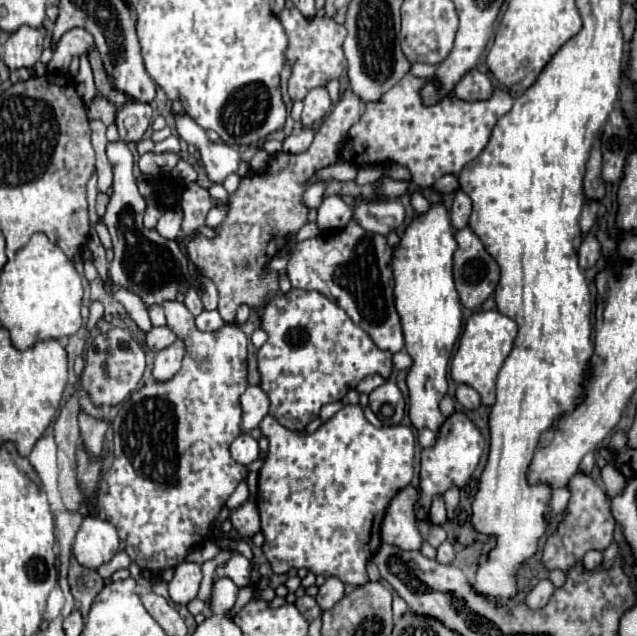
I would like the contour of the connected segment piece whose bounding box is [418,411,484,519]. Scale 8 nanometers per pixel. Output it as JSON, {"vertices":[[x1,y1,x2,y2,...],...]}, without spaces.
{"vertices":[[462,411,452,413,444,421,444,425,440,427,436,445,422,451,422,463,420,463,420,503,418,503,418,517,420,519,426,517,430,501,432,501,434,495,444,493,446,489,450,489,454,485,456,487,464,487,470,481,470,477,472,477,480,457,482,457,482,451,484,451,484,437,482,437,480,429]]}

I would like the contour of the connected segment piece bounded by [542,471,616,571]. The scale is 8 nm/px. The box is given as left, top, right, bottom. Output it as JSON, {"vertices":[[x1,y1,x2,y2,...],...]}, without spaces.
{"vertices":[[576,473,570,483,570,501,566,505,566,515,562,523,556,527,556,531,548,537,544,551,542,551,542,565,552,571,552,569,562,569,568,571,572,565,576,565,586,551,598,549,604,551,612,543,612,535,616,529,616,521,610,513,610,497,592,481,590,475,586,473]]}

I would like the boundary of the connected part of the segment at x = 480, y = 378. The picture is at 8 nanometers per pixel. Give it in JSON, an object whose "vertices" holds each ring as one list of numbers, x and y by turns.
{"vertices":[[498,309,472,313,464,325,464,333,460,337,456,355,452,357,450,377,454,381,460,381,460,383,474,387,480,393,484,405,494,405,494,401,496,401,496,377,498,377,500,367,504,365,504,359,512,351,512,343,516,339,516,333,518,333,516,321,510,319,508,315,502,315]]}

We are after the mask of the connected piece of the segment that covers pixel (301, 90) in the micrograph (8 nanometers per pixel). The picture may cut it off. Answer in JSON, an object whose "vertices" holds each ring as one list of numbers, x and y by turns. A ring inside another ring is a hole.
{"vertices":[[296,7,284,9,278,15,278,19,290,37,290,45,286,51,286,61,292,65,292,75,288,81,288,95,292,101,302,101,310,89,326,87,328,81,338,79,344,73,346,57,342,53,342,41,346,37,346,27,338,25,330,17,306,19]]}

